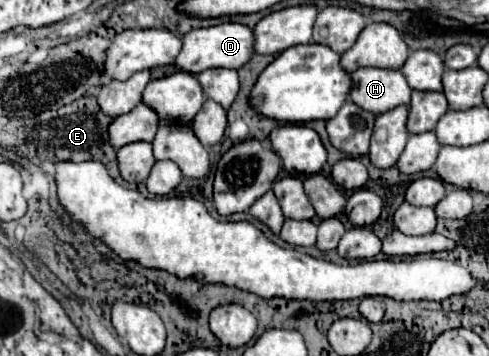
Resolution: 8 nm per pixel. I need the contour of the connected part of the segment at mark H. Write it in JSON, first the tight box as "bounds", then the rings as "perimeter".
{"bounds":[351,69,411,115],"perimeter":[[[357,69],[351,73],[351,101],[375,115],[411,103],[411,87],[399,69]]]}

